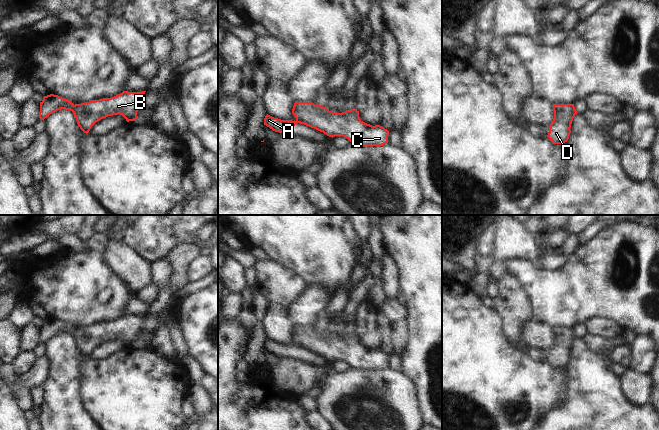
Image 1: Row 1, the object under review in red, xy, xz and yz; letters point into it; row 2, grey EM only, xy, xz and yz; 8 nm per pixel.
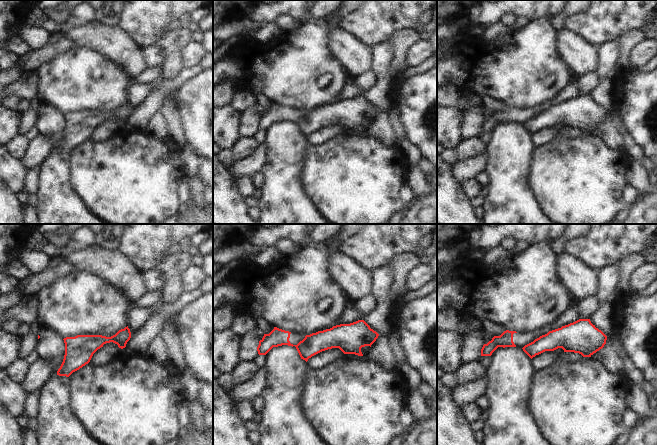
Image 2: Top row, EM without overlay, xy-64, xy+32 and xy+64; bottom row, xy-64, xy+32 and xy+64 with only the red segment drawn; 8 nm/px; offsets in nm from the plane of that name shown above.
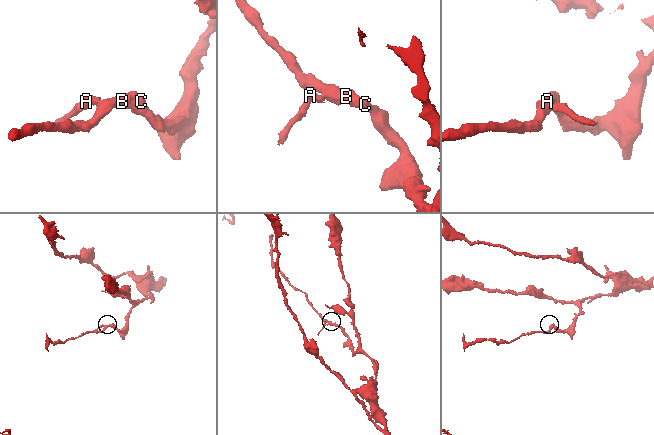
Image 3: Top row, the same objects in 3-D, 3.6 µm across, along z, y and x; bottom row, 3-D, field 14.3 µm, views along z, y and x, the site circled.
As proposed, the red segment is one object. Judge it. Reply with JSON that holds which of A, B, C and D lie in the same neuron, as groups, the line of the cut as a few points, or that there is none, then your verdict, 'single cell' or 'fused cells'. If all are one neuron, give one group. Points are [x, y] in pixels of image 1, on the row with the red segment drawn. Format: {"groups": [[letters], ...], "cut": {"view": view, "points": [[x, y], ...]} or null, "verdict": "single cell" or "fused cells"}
{"groups": [["A"], ["B", "C", "D"]], "cut": {"view": "xy", "points": [[74, 105], [71, 110]]}, "verdict": "fused cells"}

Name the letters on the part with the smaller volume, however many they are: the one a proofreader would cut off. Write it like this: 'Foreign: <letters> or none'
Foreign: A

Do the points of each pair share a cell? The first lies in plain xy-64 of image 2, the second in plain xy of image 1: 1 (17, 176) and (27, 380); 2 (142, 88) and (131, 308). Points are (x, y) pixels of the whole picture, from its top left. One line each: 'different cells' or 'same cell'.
1: different cells
2: same cell

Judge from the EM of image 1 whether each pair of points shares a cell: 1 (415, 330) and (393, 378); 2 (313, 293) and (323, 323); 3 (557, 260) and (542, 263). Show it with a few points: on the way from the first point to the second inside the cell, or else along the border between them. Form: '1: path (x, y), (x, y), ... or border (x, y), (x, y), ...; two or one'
1: border (399, 371), (413, 383), (415, 390); two
2: border (324, 310), (315, 321), (305, 325); two
3: path (553, 260), (546, 262); one

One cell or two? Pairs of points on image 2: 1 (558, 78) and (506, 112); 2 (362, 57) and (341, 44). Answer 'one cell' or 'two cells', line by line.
1: two cells
2: one cell

